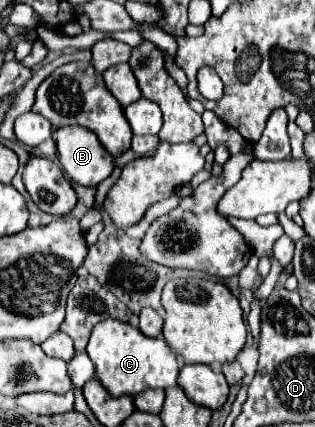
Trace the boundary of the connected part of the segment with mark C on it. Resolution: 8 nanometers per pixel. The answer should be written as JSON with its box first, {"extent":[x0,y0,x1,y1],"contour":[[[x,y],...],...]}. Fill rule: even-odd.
{"extent":[88,320,178,396],"contour":[[[102,320],[92,328],[88,356],[96,366],[96,378],[112,394],[136,396],[146,388],[170,388],[178,378],[178,362],[164,338],[148,338],[128,322]]]}

